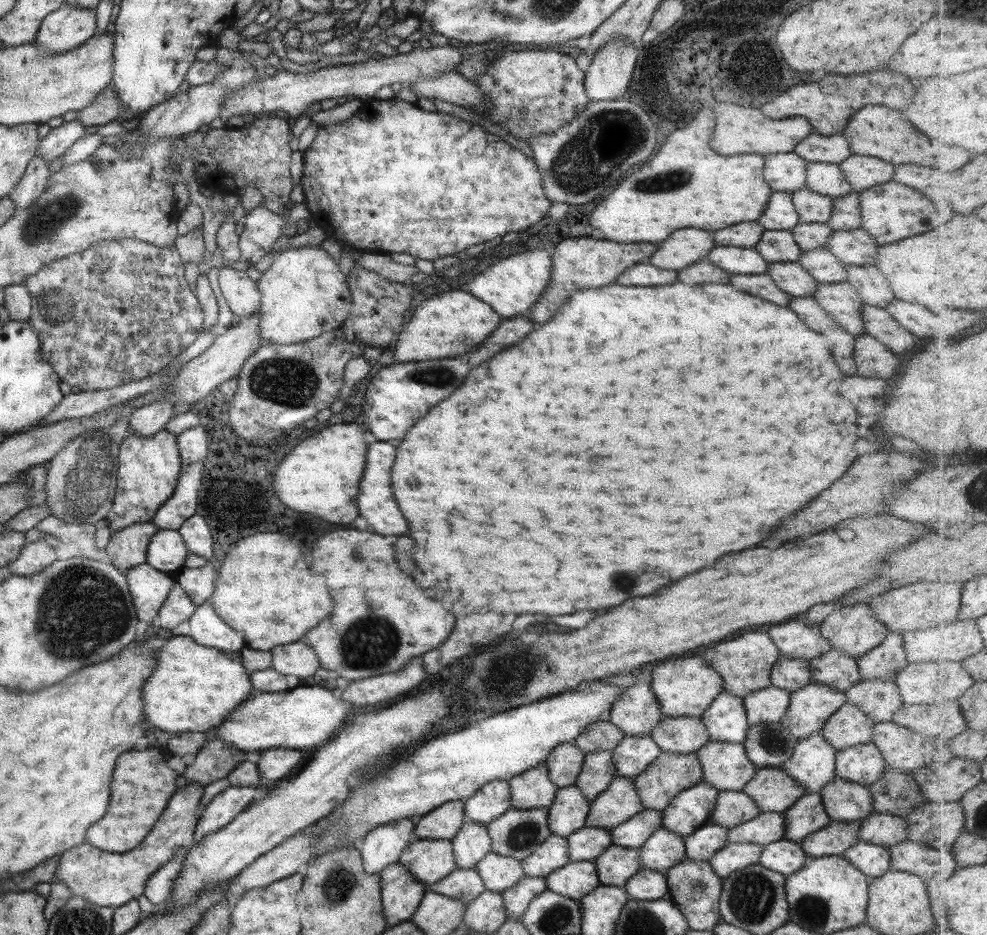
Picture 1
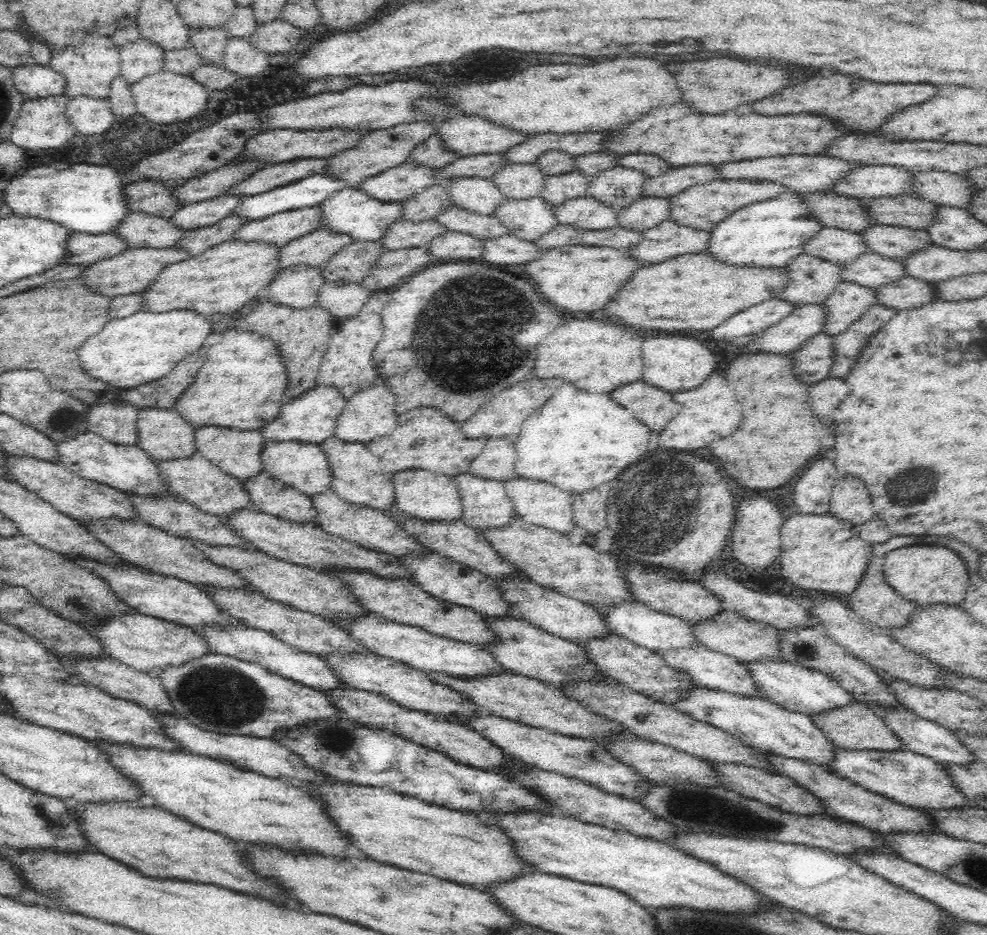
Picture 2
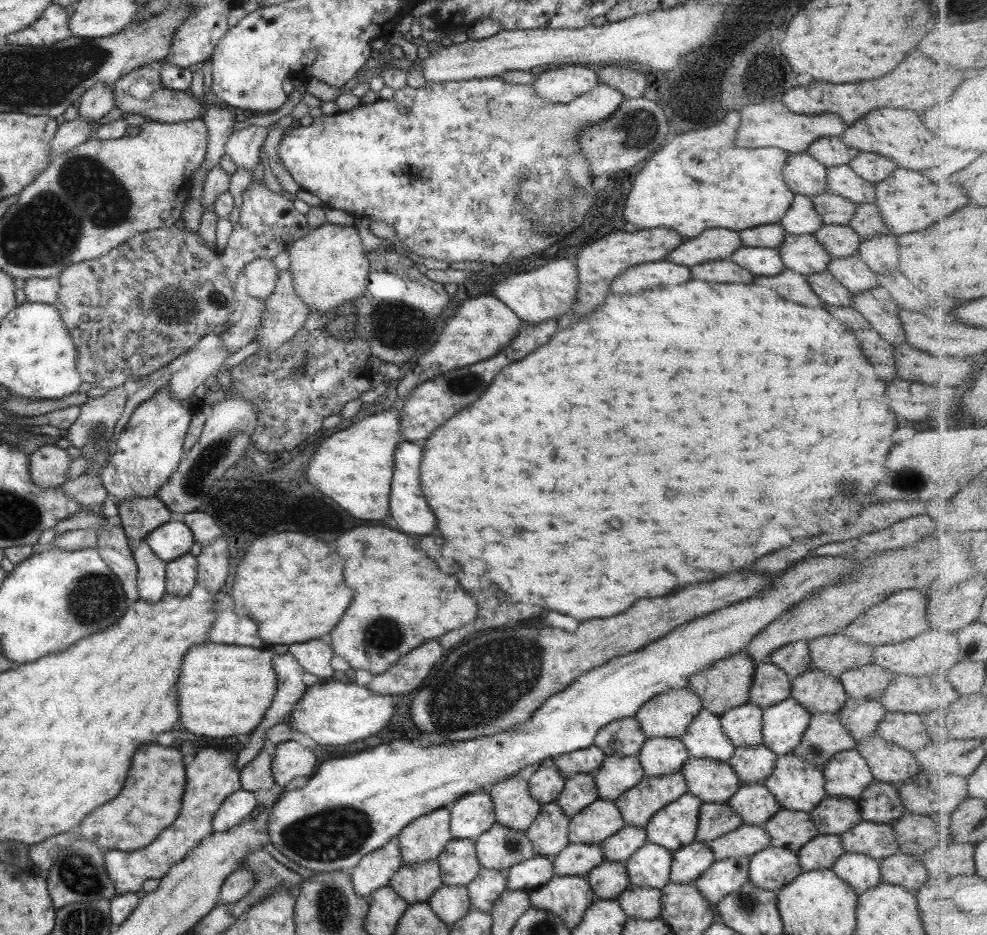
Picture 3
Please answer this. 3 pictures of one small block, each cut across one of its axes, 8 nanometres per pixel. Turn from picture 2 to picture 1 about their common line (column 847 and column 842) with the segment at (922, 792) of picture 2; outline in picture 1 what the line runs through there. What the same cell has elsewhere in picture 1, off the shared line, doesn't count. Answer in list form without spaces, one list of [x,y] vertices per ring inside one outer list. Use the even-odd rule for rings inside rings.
[[[873,743],[859,744],[835,752],[835,777],[868,787],[887,770]]]

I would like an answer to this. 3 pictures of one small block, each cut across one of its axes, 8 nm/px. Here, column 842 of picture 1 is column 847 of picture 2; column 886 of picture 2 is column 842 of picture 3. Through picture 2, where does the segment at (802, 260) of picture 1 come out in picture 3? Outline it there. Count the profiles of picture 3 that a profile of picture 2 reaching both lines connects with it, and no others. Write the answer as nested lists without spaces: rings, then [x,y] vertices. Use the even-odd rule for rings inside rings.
[[[857,255],[831,258],[826,272],[832,274],[852,294],[878,286],[875,273]]]

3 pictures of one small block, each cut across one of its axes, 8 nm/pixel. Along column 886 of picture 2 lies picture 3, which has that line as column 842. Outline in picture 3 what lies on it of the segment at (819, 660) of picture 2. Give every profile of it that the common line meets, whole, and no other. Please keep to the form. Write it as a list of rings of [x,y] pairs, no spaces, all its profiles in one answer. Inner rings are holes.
[[[807,669],[790,680],[790,698],[809,714],[835,713],[847,700],[838,678]]]

